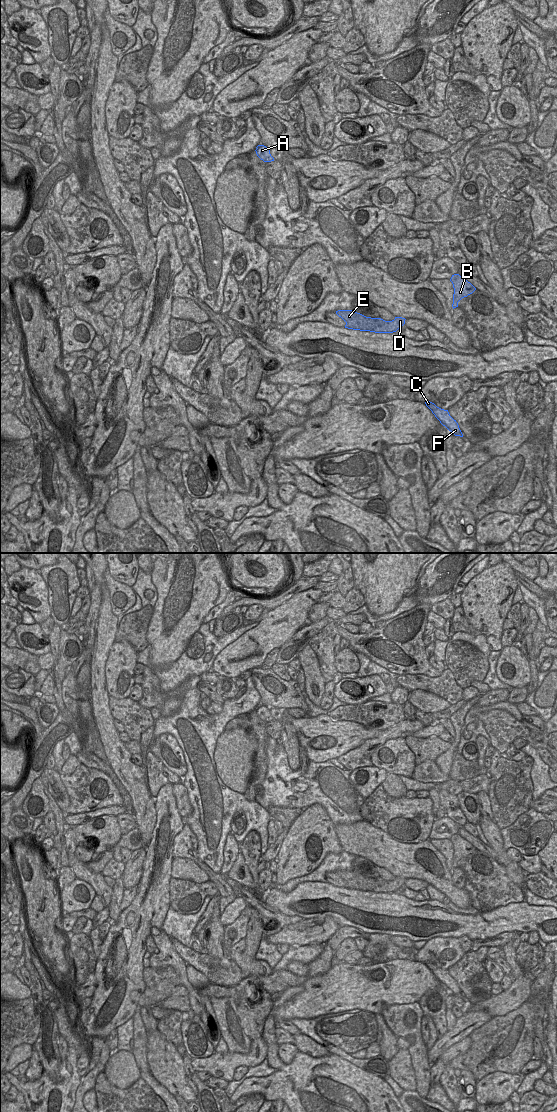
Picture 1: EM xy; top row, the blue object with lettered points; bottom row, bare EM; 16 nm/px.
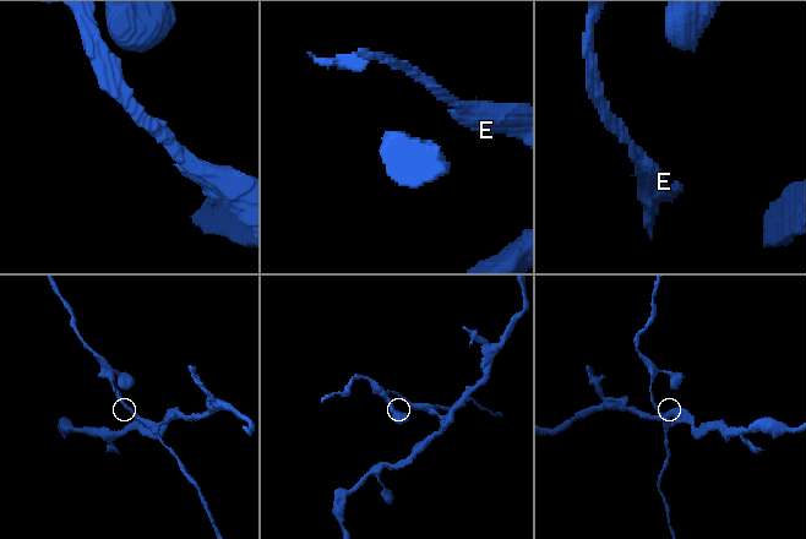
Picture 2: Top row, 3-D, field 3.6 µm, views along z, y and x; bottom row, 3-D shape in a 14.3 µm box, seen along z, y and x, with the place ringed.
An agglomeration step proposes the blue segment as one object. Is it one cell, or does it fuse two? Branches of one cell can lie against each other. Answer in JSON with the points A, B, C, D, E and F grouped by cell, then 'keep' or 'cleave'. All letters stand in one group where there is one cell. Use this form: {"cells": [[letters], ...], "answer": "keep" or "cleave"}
{"cells": [["A", "C", "E", "F"], ["B", "D"]], "answer": "cleave"}

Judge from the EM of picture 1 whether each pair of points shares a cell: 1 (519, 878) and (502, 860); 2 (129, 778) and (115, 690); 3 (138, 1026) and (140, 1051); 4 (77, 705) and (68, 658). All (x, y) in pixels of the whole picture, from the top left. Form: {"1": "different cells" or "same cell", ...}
{"1": "same cell", "2": "different cells", "3": "same cell", "4": "different cells"}

